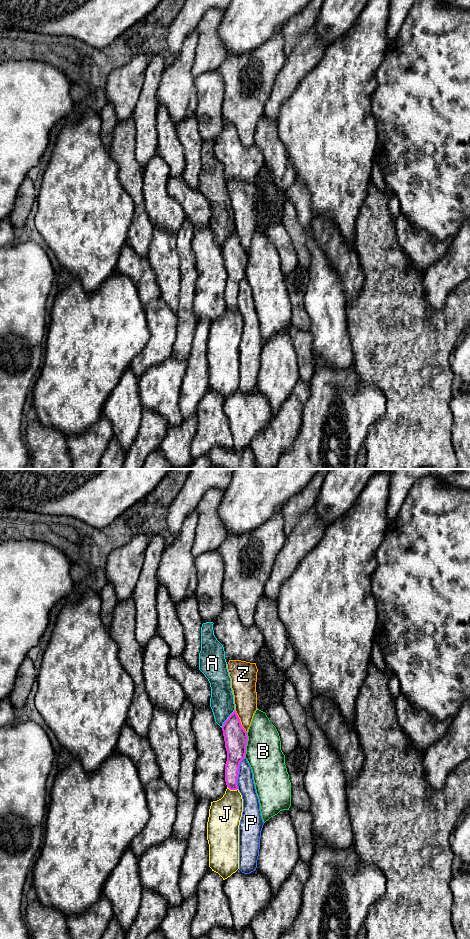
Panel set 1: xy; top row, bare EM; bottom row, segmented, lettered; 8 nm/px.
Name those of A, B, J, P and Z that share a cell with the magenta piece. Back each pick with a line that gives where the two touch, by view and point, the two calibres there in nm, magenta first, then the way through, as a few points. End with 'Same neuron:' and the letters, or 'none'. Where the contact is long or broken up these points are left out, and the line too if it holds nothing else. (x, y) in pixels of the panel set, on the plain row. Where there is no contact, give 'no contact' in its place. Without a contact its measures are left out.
Same neuron: none

